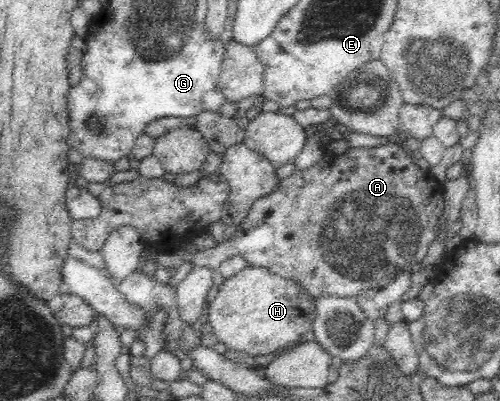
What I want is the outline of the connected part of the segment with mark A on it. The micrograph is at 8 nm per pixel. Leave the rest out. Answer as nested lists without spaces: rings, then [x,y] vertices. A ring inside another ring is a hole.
[[[389,143],[381,144],[371,149],[355,149],[349,147],[342,155],[335,157],[325,157],[321,159],[316,165],[309,168],[302,168],[300,166],[293,174],[285,179],[282,179],[275,185],[275,189],[269,195],[263,195],[259,199],[255,199],[251,203],[251,209],[247,211],[247,215],[241,219],[241,223],[237,225],[235,235],[231,238],[219,242],[215,247],[209,249],[197,250],[196,252],[187,252],[183,247],[176,248],[171,253],[157,254],[158,265],[163,267],[179,267],[184,262],[189,261],[192,265],[200,265],[201,267],[210,267],[217,270],[221,263],[225,262],[230,257],[243,257],[247,260],[249,266],[264,267],[269,271],[279,275],[279,277],[296,281],[307,293],[315,298],[320,295],[333,295],[336,297],[351,297],[357,298],[358,295],[366,289],[383,287],[386,283],[393,281],[396,275],[411,272],[413,264],[420,263],[421,259],[425,257],[429,243],[435,239],[437,235],[437,221],[443,213],[445,207],[443,201],[444,185],[438,182],[429,170],[420,169],[412,160],[412,157],[401,146]]]

